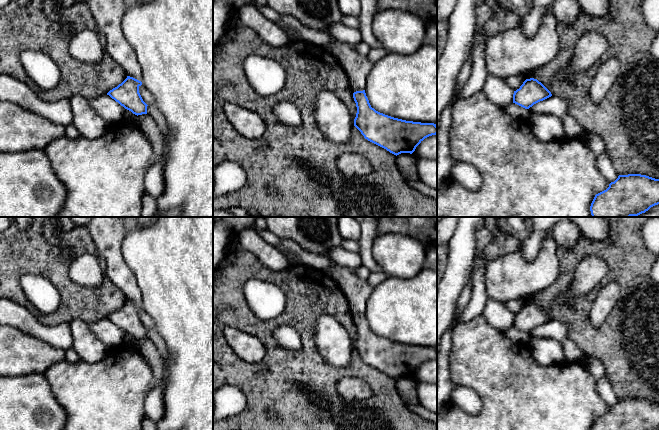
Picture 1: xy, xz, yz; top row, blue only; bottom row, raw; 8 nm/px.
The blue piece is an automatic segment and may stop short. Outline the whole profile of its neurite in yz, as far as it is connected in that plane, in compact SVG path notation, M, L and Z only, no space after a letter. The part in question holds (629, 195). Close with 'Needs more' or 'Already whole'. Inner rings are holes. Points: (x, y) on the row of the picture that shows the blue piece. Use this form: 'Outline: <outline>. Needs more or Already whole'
Outline: M641 174L619 175L609 187L596 194L590 211L592 217L631 217L638 216L659 204L659 179Z. Already whole

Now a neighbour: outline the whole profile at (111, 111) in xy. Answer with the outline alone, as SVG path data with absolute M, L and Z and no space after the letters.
M104 94L99 98L89 99L91 108L108 124L117 123L123 119L126 110L109 95Z

